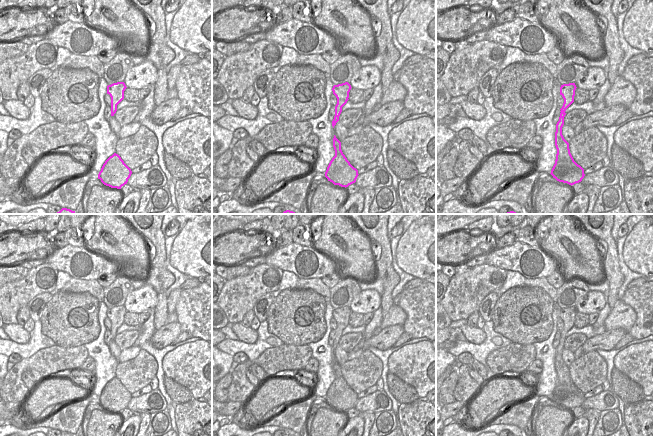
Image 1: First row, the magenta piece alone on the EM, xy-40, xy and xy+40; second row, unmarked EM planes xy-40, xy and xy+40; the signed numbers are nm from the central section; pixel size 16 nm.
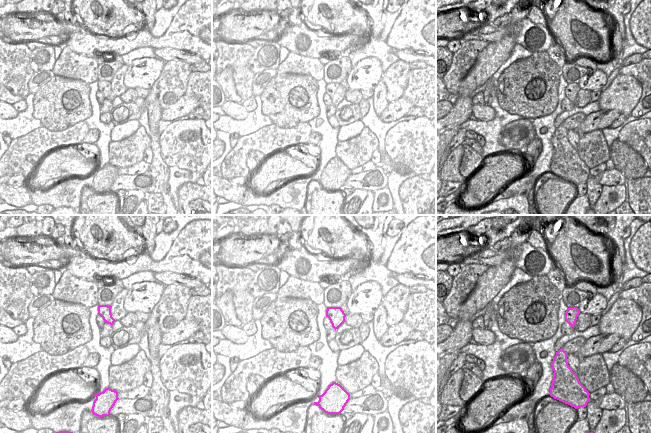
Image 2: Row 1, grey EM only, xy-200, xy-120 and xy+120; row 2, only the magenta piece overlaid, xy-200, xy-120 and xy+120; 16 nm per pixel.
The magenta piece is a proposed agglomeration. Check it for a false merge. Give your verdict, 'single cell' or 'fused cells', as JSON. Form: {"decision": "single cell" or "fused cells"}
{"decision": "fused cells"}

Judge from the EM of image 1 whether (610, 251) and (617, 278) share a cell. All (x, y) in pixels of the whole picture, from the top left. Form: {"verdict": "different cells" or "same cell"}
{"verdict": "same cell"}

